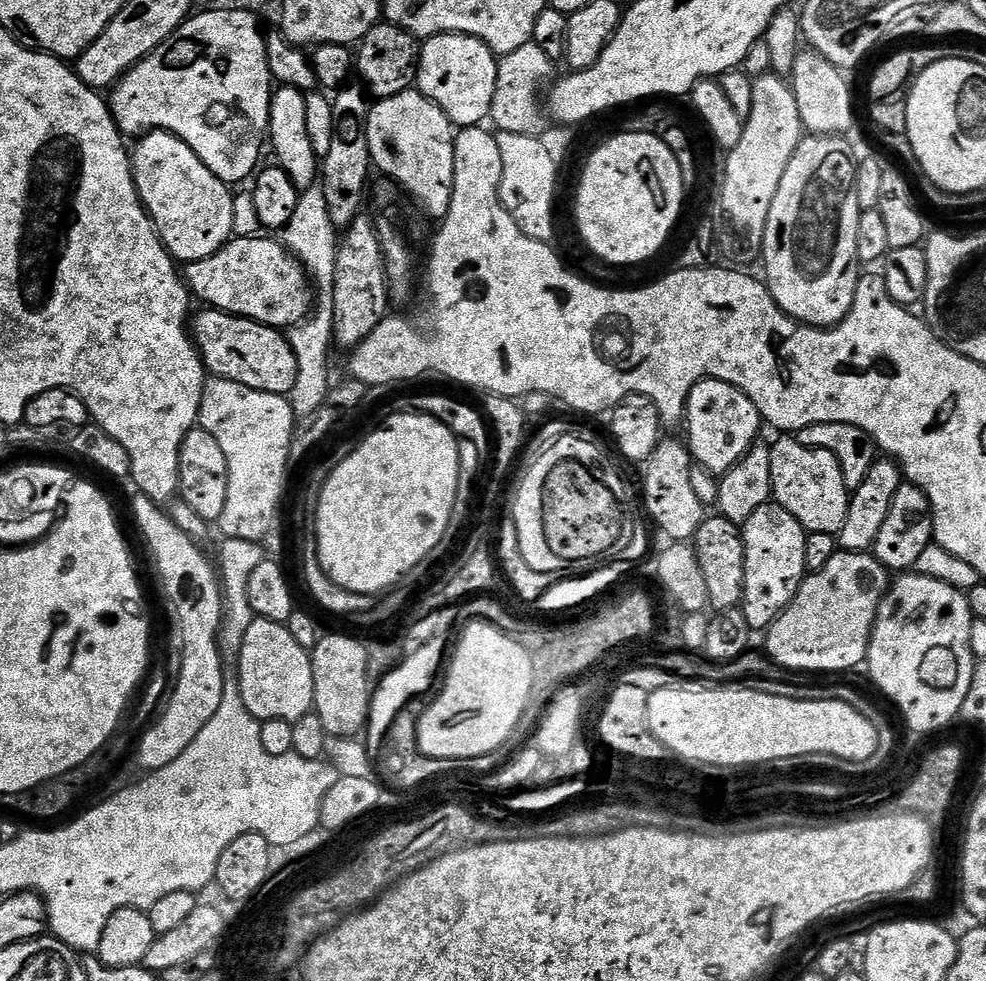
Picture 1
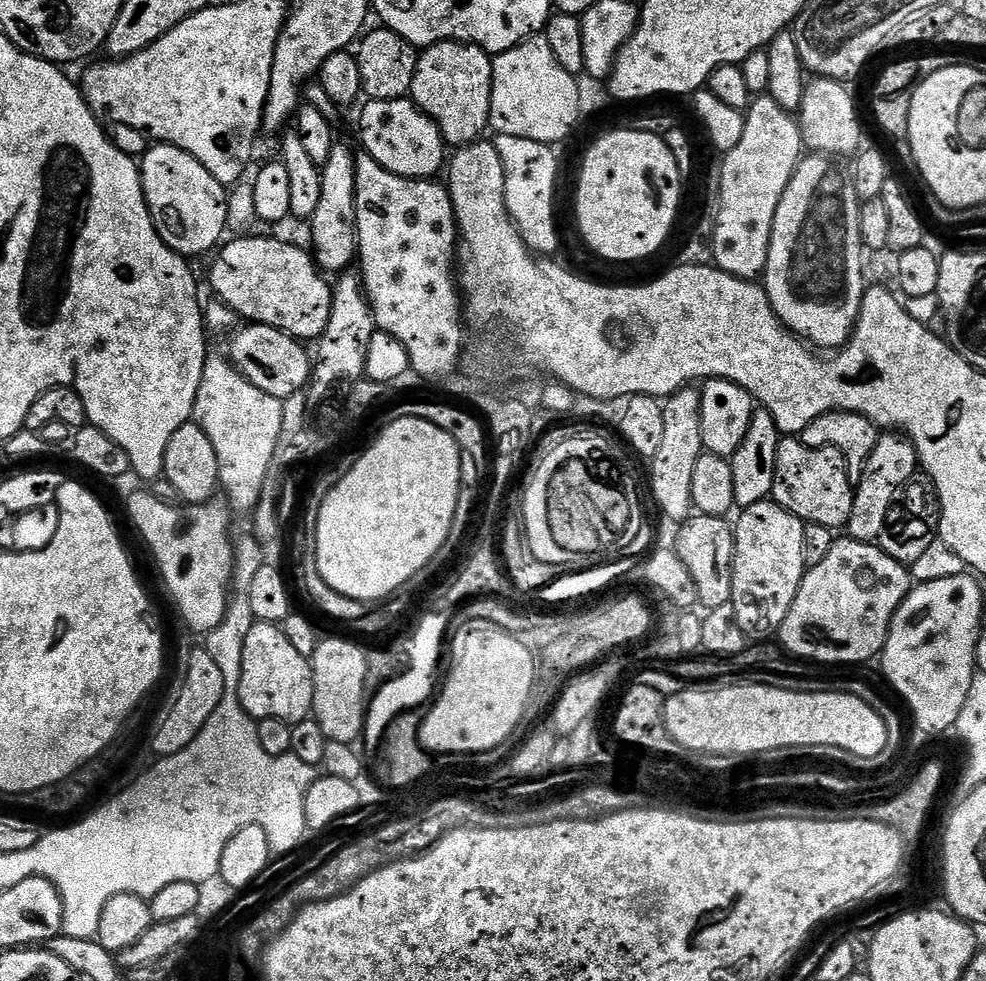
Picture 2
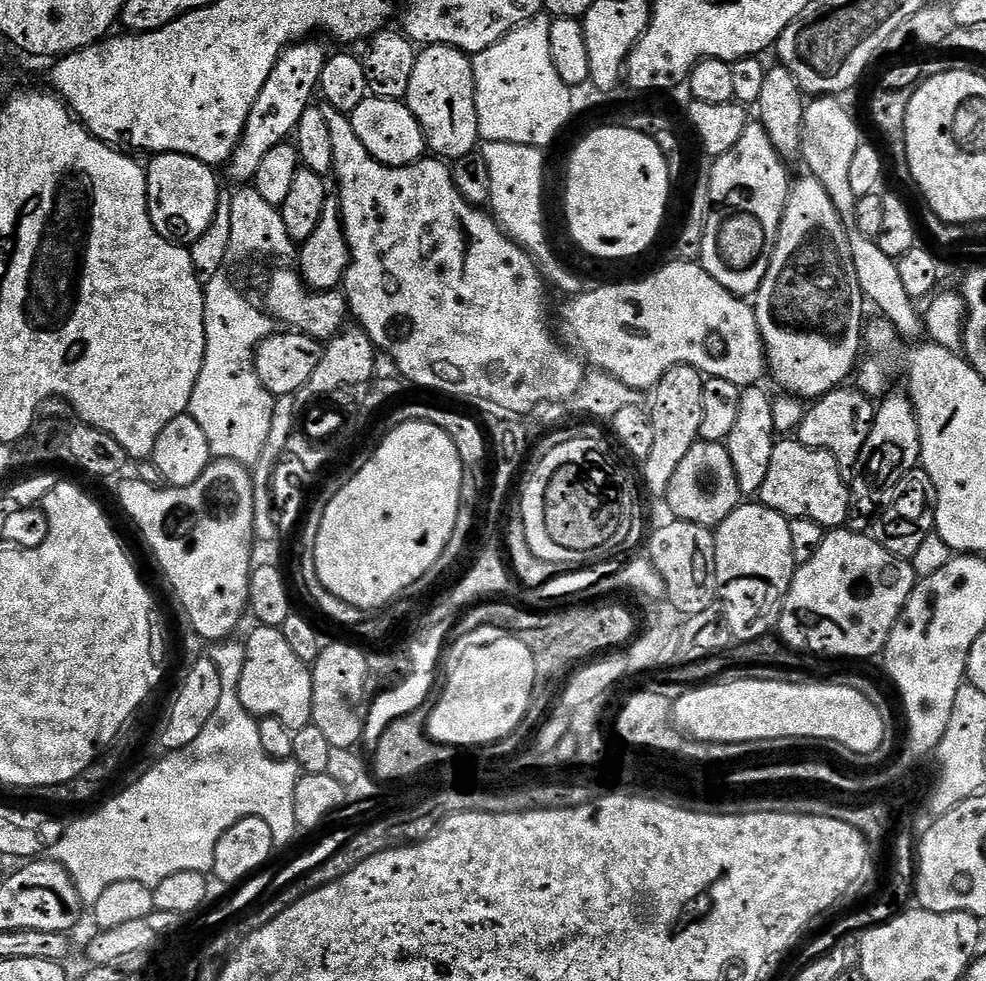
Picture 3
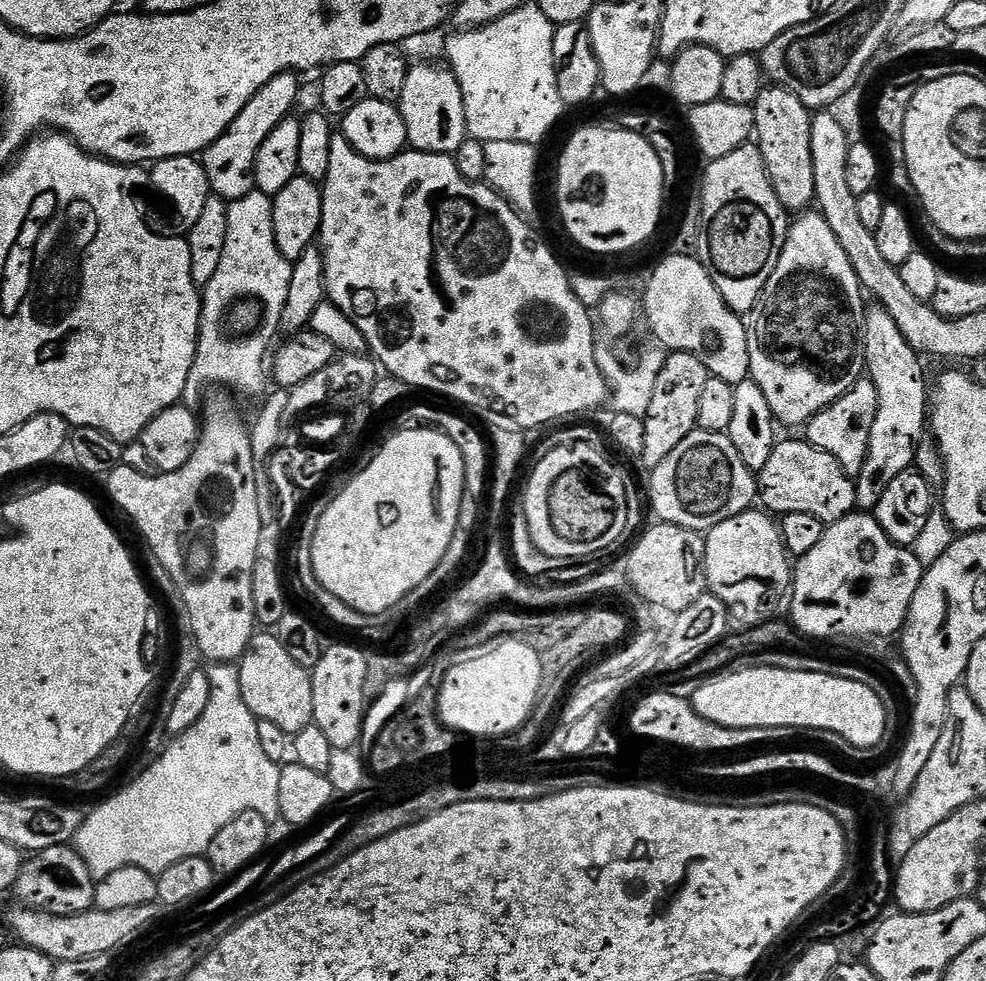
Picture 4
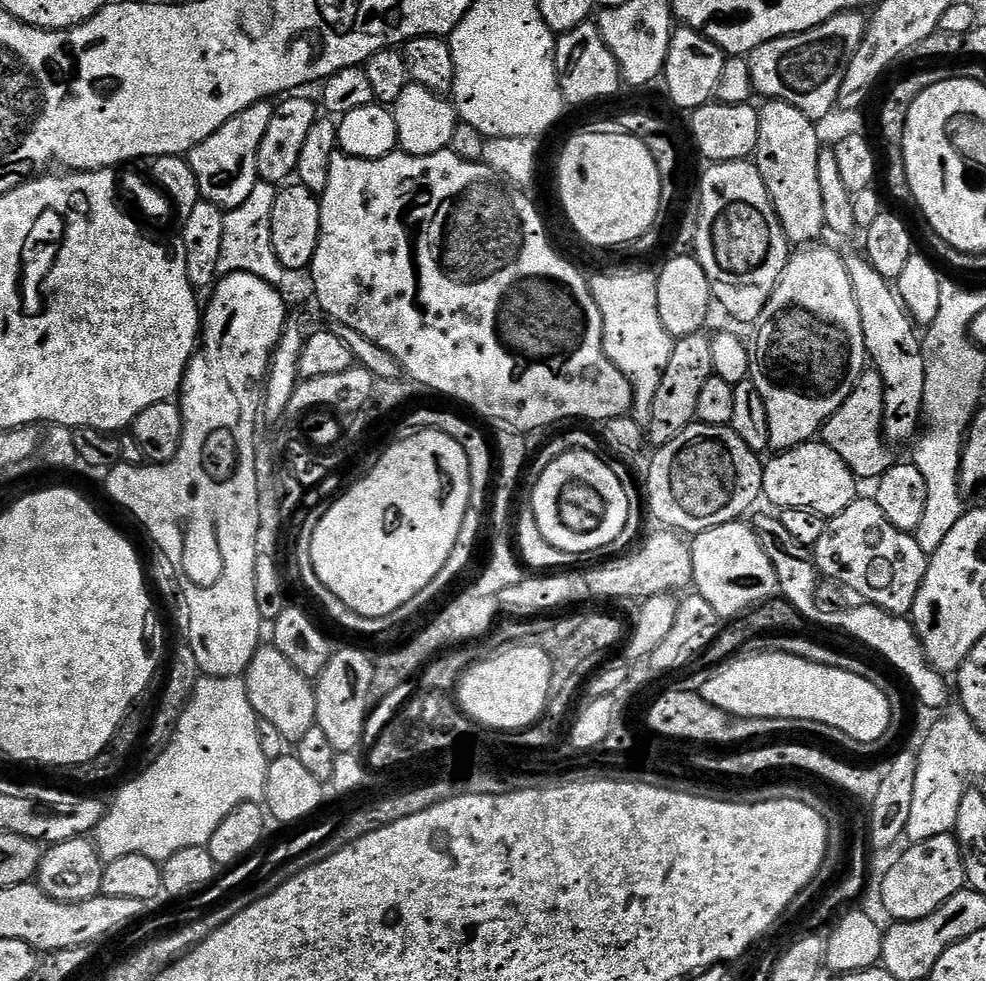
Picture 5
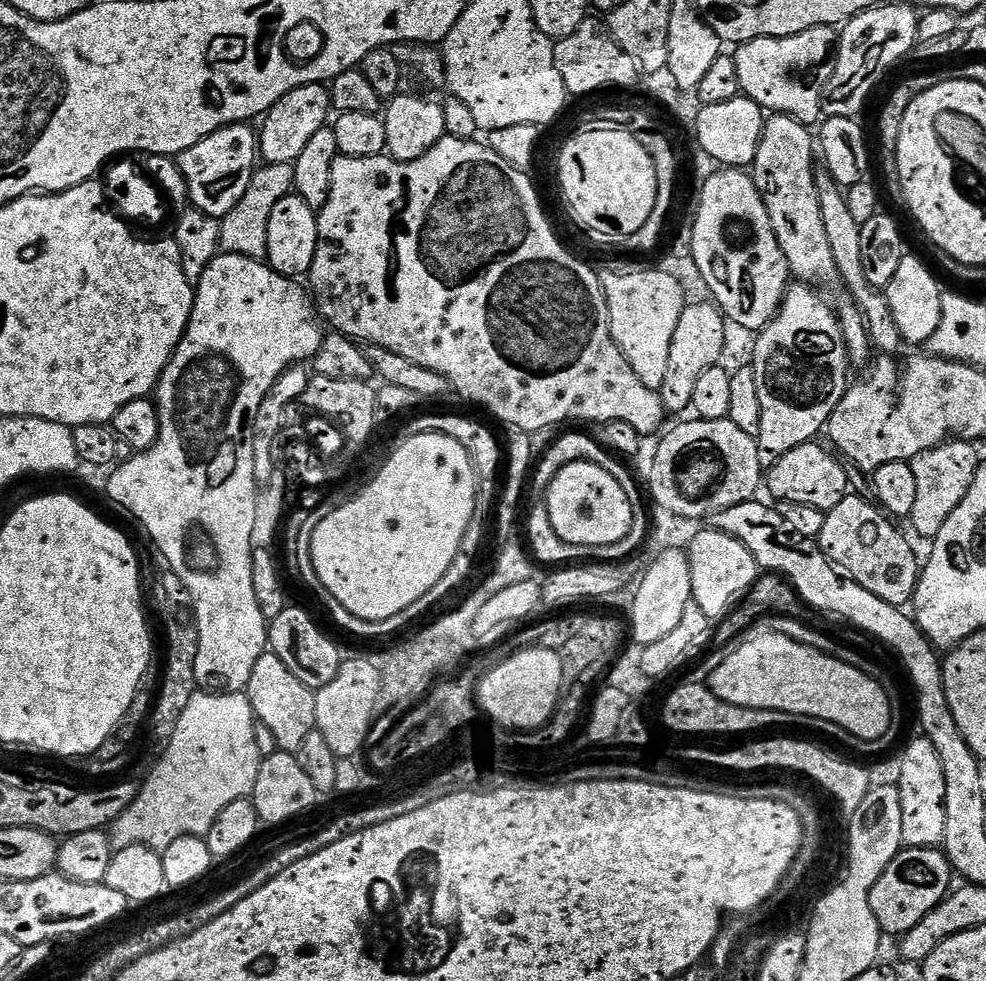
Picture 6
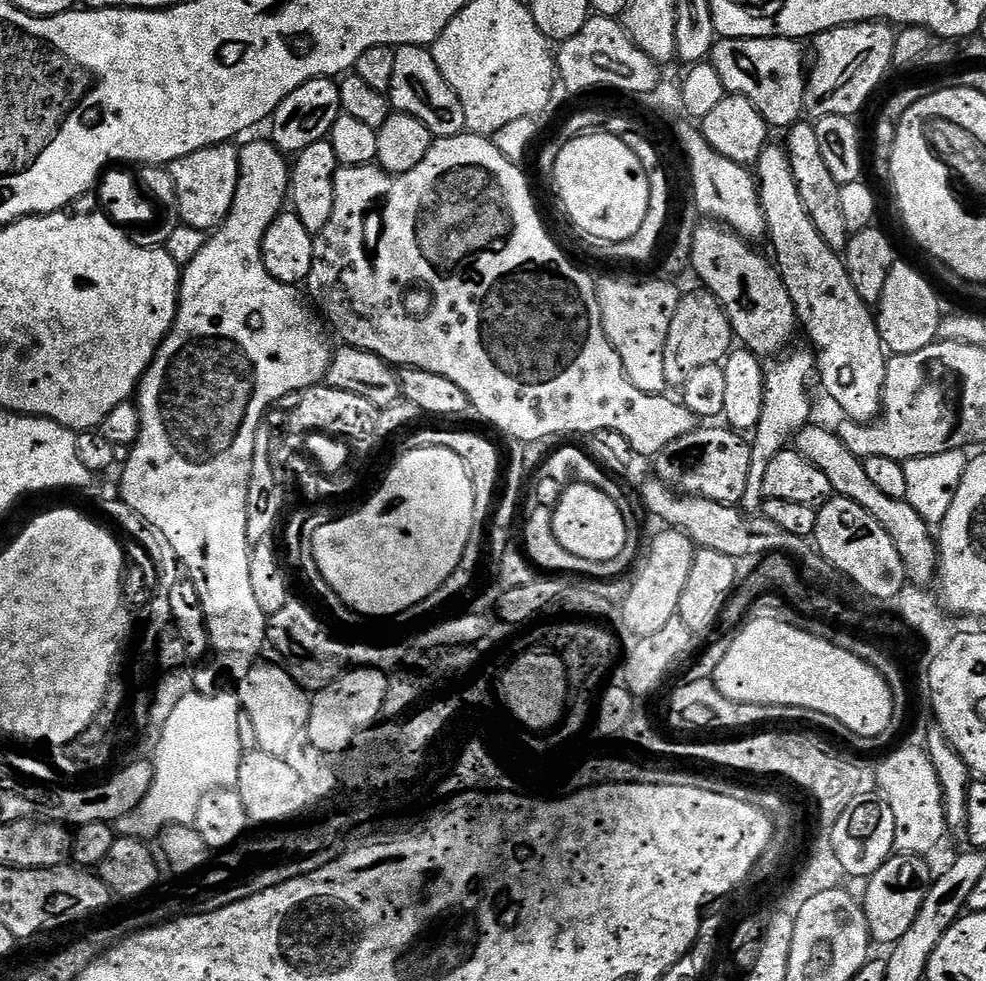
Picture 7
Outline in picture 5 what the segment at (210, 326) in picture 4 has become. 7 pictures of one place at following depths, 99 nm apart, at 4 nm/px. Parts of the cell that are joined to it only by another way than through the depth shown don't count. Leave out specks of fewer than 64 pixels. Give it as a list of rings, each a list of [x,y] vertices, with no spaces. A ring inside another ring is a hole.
[[[258,180],[246,201],[225,213],[217,266],[220,276],[245,272],[262,278],[267,284],[283,285],[286,269],[282,262],[278,262],[278,254],[274,254],[273,234],[270,230],[270,218],[273,217],[277,194],[277,185]]]

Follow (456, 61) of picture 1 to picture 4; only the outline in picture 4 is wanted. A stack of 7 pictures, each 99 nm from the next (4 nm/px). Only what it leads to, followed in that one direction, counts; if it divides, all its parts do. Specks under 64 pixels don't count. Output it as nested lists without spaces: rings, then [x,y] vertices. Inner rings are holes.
[[[416,64],[409,67],[406,86],[398,107],[406,122],[408,143],[418,152],[442,152],[455,154],[469,139],[466,126],[466,102],[462,102],[462,90],[451,67],[439,68],[436,64]]]

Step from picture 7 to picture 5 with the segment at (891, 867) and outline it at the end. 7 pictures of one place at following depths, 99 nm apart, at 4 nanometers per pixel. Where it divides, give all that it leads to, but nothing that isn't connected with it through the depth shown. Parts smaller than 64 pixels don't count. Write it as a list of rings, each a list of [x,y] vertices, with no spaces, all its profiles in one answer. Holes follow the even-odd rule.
[[[955,835],[930,838],[921,844],[912,844],[902,858],[886,874],[882,885],[883,905],[893,921],[921,920],[938,906],[942,906],[955,892],[965,887],[964,863],[960,857],[960,845]]]

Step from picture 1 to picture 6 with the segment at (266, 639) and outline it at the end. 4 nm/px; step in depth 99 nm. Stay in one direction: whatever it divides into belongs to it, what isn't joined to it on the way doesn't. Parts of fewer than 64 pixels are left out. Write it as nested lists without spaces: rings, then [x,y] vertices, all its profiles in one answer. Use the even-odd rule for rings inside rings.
[[[266,650],[260,655],[250,674],[246,695],[258,723],[267,726],[274,733],[277,749],[293,754],[299,752],[302,742],[306,742],[306,734],[313,732],[316,727],[315,691],[298,682],[298,678],[294,678],[294,674],[286,670],[286,662],[282,662],[282,658],[278,658],[271,650]]]

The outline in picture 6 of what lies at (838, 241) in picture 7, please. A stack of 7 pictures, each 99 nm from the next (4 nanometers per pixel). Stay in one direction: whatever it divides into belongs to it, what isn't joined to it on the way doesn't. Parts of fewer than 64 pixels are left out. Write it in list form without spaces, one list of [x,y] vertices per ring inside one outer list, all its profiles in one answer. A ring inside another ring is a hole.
[[[820,170],[816,173],[816,189],[818,190],[818,206],[822,206],[822,226],[826,226],[826,238],[830,242],[830,250],[834,254],[834,266],[840,275],[840,284],[845,288],[847,295],[852,297],[853,302],[858,306],[858,310],[864,319],[864,326],[868,329],[868,339],[873,345],[876,344],[884,354],[896,354],[902,348],[902,341],[898,334],[898,326],[894,326],[894,316],[890,314],[888,297],[881,289],[872,288],[870,282],[866,282],[866,274],[862,271],[862,234],[860,224],[854,222],[854,217],[850,215],[850,210],[846,206],[846,192],[839,184],[834,182],[834,178],[827,170]]]

